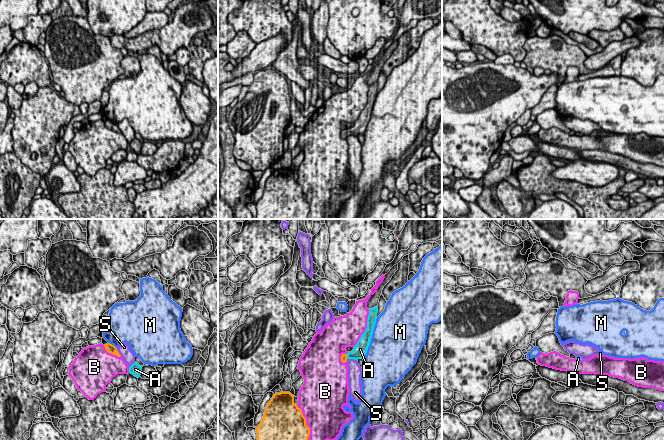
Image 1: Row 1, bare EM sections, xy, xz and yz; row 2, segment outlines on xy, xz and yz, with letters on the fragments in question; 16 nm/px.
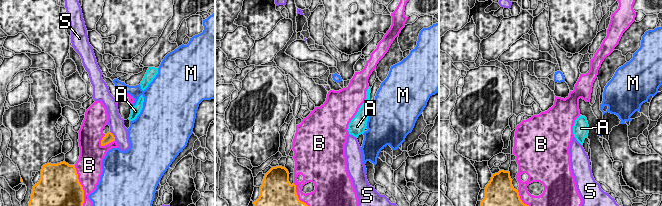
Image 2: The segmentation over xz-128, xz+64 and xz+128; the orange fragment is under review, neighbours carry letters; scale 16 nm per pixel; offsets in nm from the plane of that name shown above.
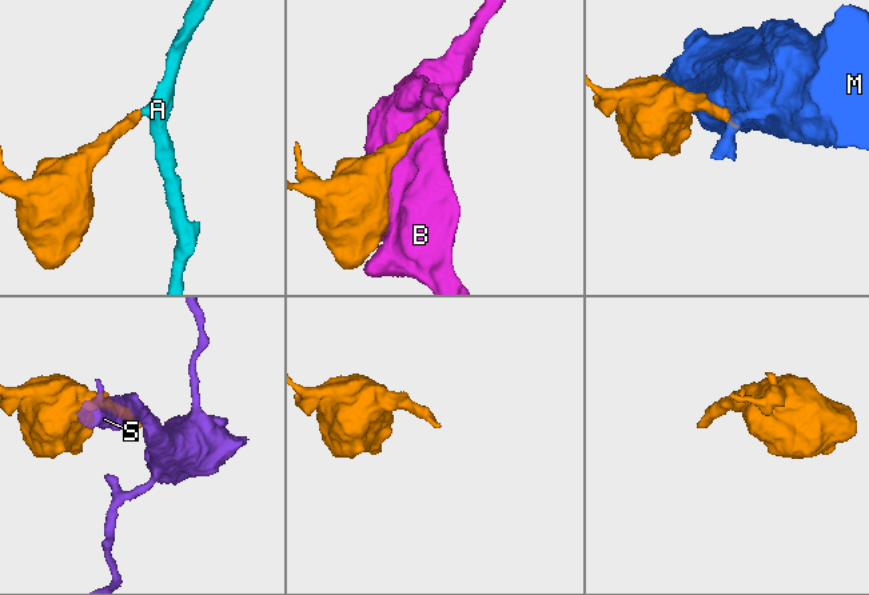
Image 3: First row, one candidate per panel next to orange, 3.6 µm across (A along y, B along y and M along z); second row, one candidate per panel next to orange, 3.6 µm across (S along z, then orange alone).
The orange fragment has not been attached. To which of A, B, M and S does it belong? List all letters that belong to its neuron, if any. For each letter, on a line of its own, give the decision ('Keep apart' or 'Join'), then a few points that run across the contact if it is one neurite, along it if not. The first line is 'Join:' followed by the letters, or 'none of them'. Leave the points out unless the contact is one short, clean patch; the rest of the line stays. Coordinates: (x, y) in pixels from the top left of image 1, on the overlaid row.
Join: A
A: Join. Line: xz (344, 356), (346, 356), (353, 355), (360, 350)
B: Keep apart
M: Keep apart
S: Keep apart. Line: xy (115, 347), (121, 355)

